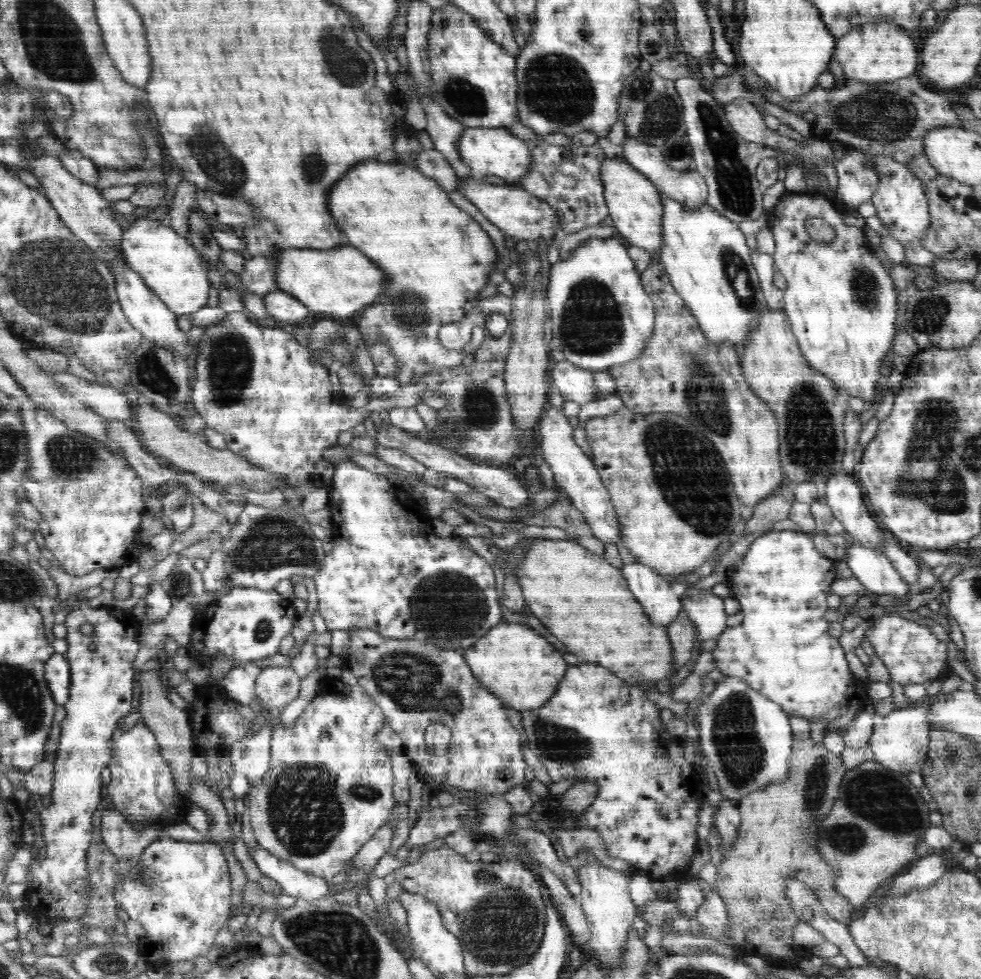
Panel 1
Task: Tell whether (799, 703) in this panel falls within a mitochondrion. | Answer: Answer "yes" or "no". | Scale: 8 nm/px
no

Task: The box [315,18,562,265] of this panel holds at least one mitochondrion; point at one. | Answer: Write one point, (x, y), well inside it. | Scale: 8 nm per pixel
(333, 46)

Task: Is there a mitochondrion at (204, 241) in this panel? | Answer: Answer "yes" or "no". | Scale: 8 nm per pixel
yes

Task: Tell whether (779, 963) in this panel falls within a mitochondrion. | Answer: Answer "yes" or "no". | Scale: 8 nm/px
no

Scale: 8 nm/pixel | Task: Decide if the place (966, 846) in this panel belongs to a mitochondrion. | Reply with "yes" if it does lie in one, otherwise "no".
no

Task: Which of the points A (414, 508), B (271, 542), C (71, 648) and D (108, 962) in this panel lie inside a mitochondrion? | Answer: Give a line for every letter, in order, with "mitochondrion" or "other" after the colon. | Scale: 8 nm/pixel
A: other
B: mitochondrion
C: other
D: mitochondrion

